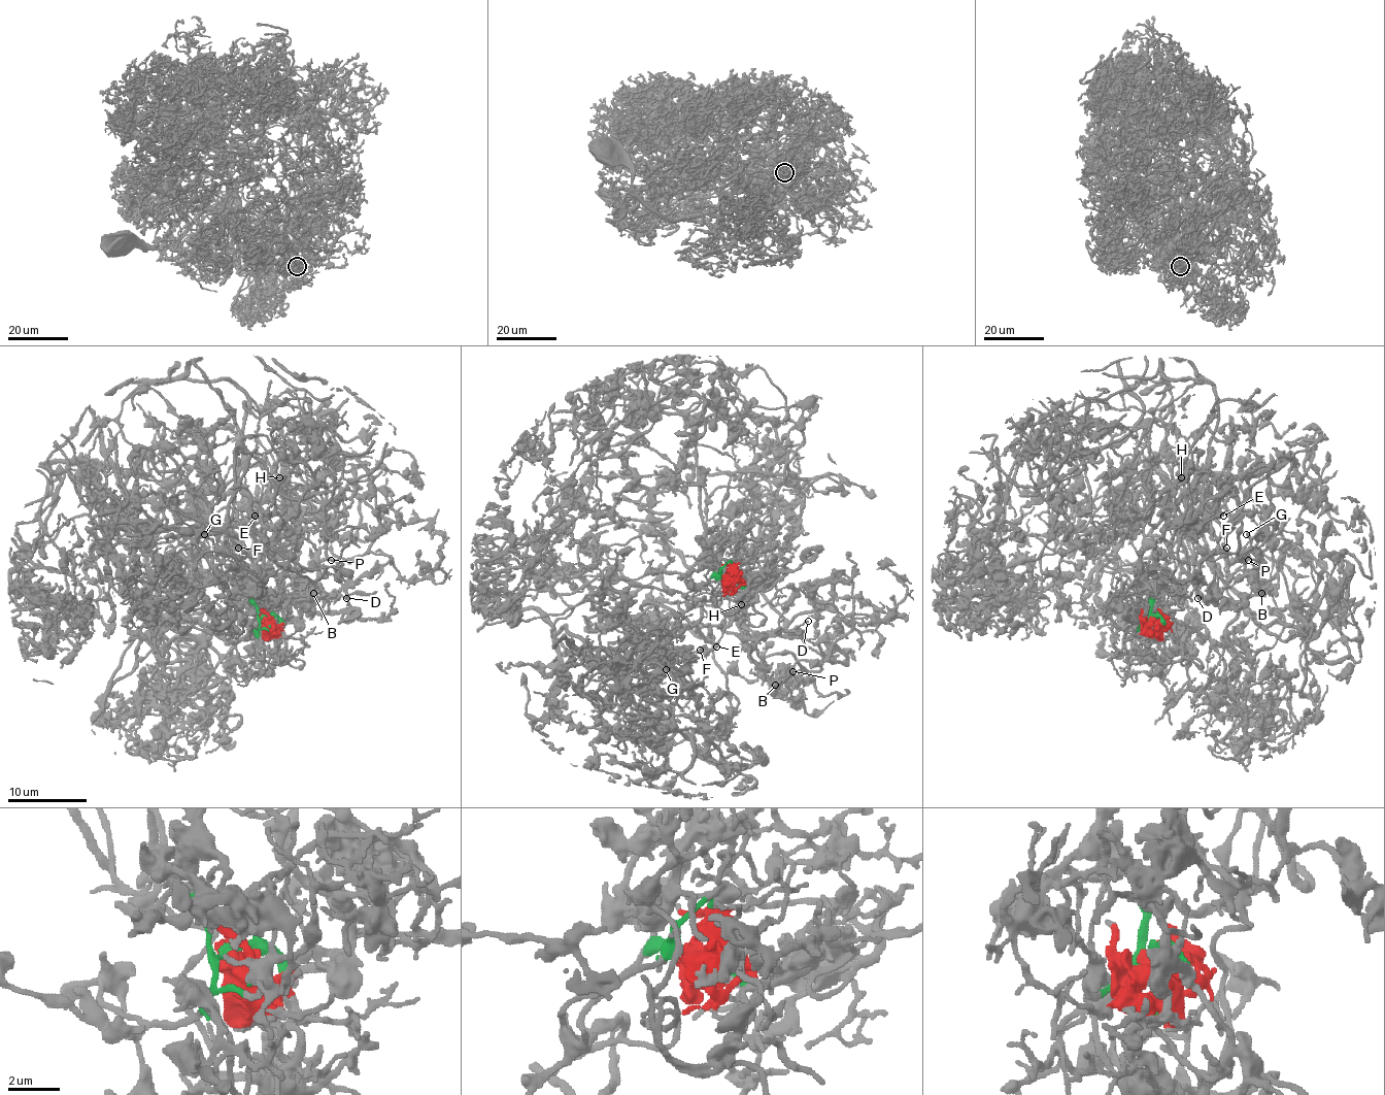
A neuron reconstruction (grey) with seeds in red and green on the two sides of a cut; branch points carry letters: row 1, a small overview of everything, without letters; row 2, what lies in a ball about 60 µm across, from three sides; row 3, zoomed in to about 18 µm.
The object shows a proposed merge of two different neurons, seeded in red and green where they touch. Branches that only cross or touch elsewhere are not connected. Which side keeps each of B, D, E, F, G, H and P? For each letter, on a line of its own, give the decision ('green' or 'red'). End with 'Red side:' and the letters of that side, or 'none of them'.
B: green
D: green
E: green
F: green
G: green
H: green
P: green
Red side: none of them

